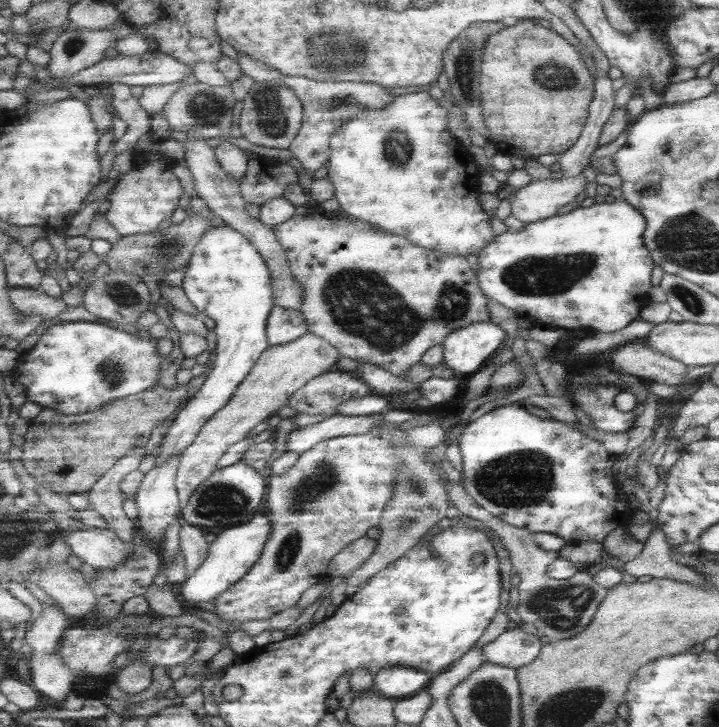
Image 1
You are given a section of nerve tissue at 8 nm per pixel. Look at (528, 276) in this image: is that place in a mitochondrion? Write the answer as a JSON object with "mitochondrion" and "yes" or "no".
{"mitochondrion":"yes"}

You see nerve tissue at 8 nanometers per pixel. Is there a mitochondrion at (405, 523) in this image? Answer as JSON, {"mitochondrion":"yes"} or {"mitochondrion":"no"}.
{"mitochondrion":"yes"}

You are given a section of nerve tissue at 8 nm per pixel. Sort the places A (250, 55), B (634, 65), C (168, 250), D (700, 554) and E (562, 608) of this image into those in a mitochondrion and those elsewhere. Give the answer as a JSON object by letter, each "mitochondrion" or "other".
{"A":"other","B":"other","C":"mitochondrion","D":"other","E":"mitochondrion"}

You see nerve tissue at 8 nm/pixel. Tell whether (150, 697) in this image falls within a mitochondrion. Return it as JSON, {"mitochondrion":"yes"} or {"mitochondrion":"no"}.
{"mitochondrion":"no"}

